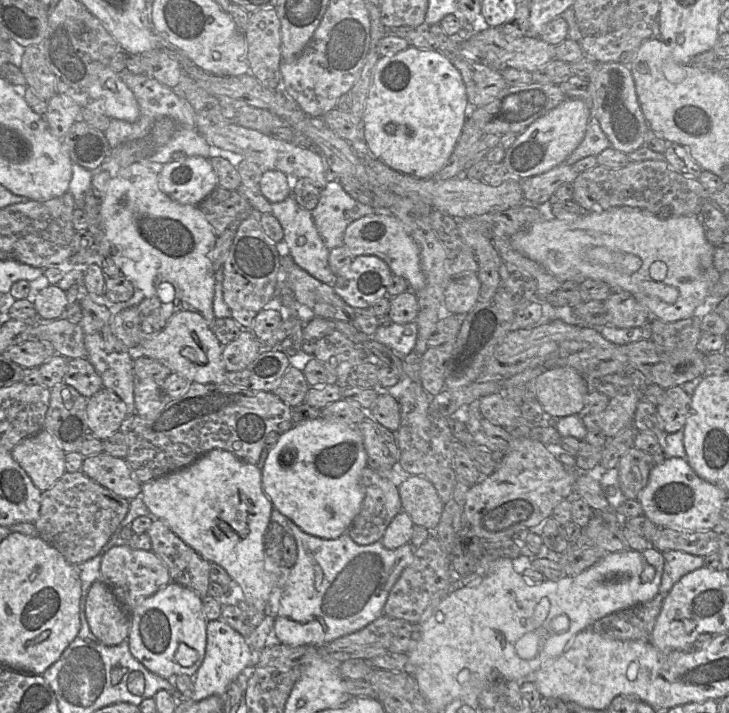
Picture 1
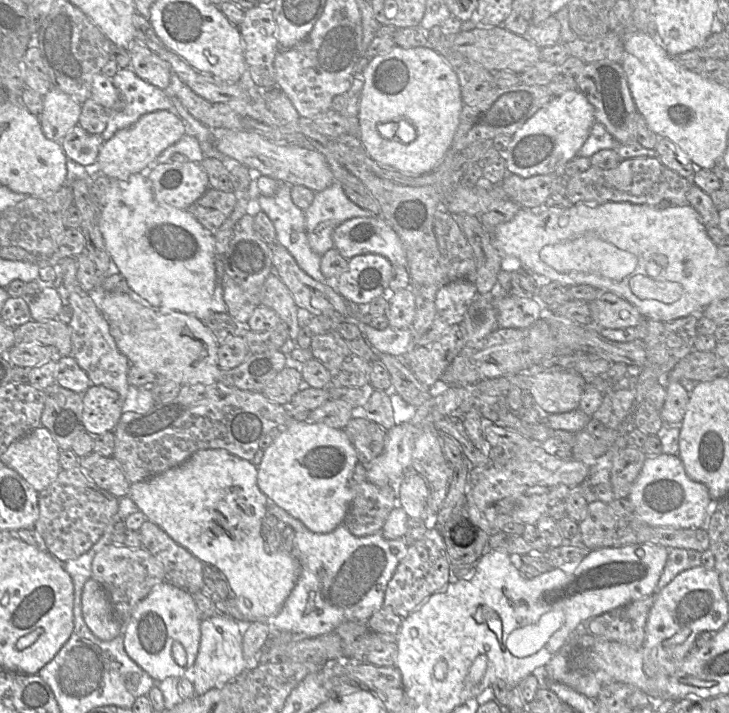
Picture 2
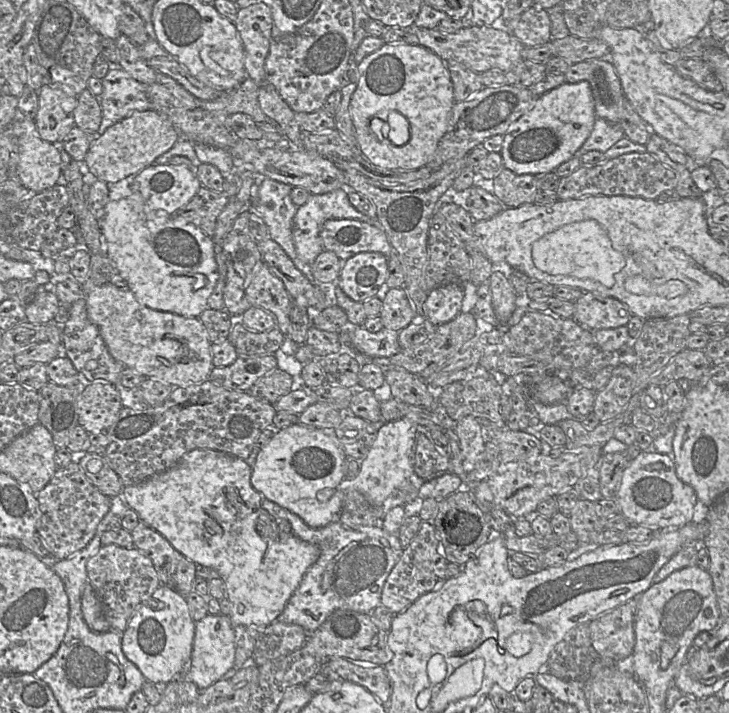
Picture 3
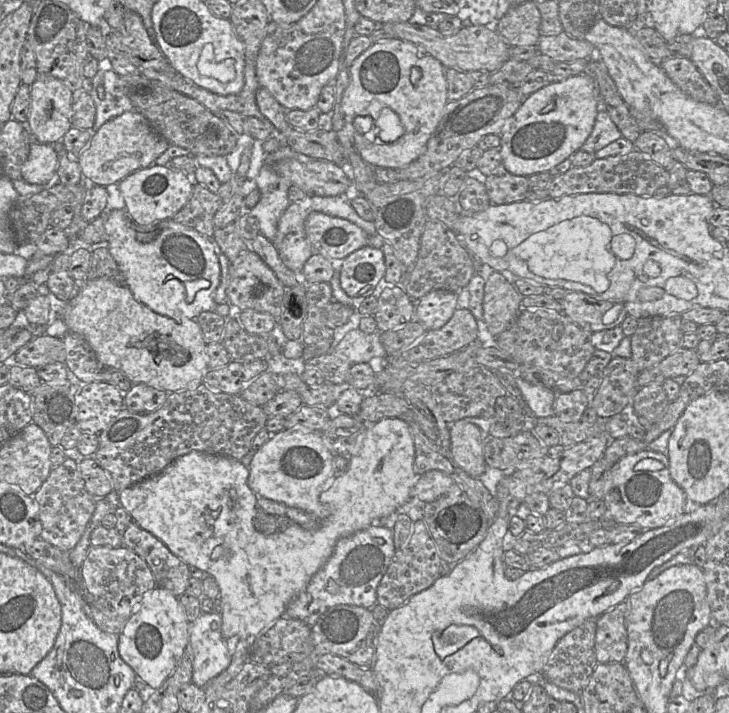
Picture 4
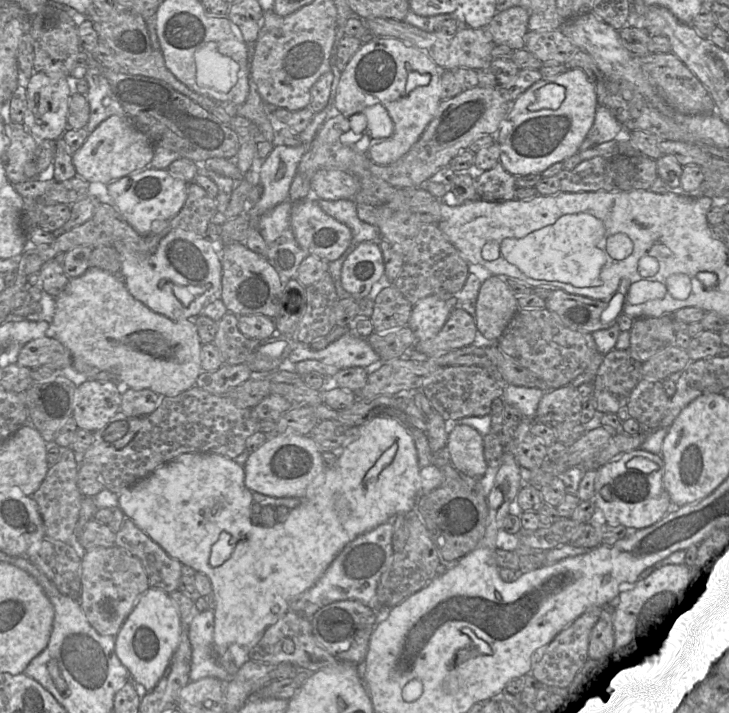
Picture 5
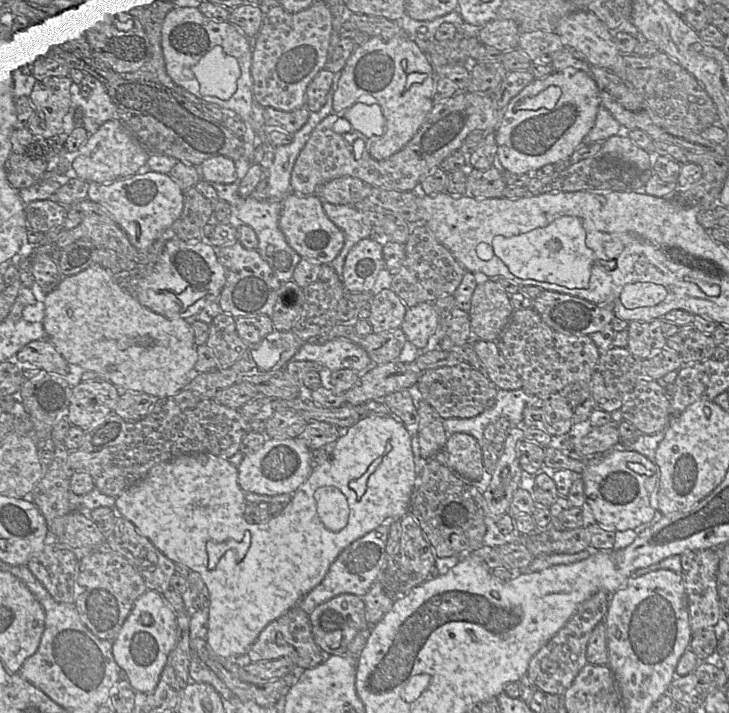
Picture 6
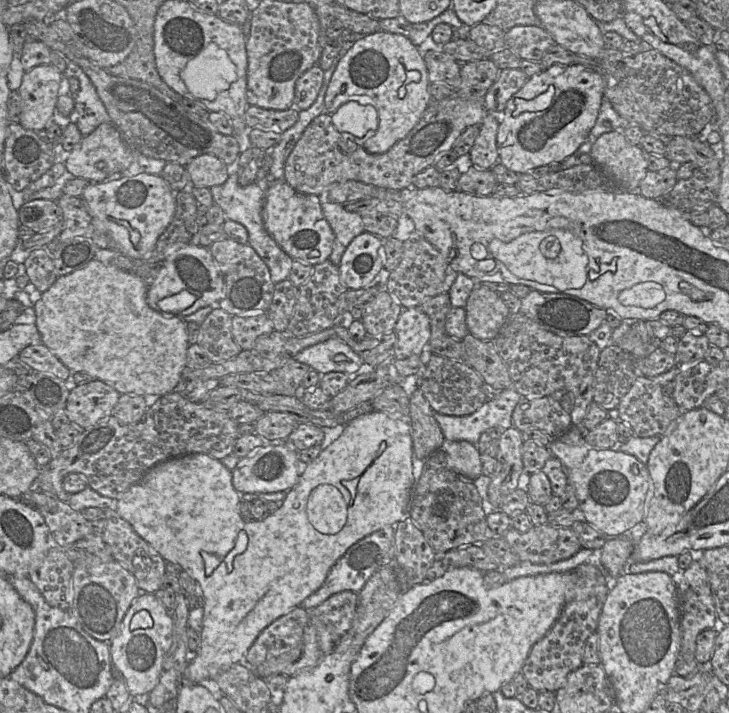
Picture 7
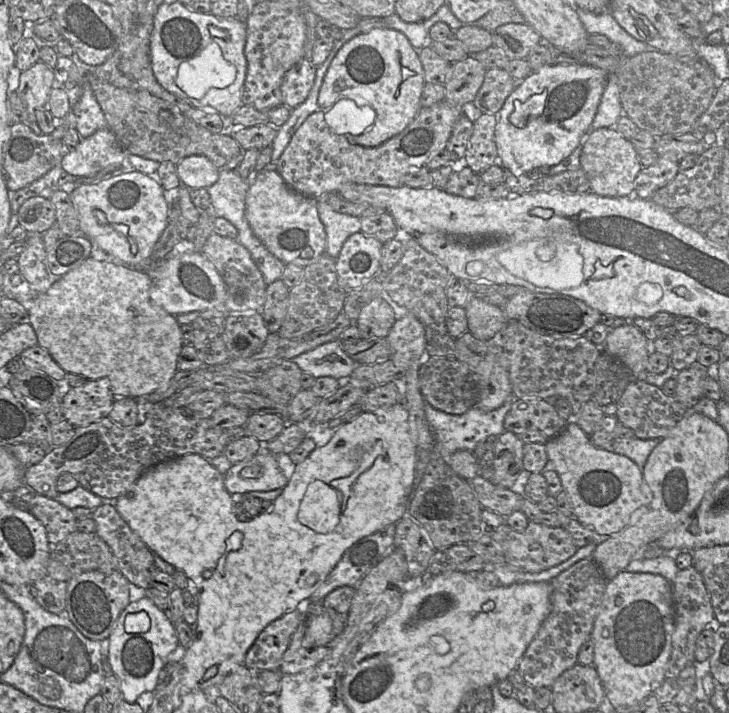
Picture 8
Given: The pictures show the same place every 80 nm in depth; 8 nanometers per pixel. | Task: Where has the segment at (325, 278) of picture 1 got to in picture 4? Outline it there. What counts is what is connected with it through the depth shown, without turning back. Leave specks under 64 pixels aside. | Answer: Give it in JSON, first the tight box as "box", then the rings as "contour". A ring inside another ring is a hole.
{"box":[249,144,297,241],"contour":[[[283,144],[276,151],[265,154],[264,164],[256,178],[260,191],[259,202],[249,210],[260,227],[260,233],[273,241],[276,236],[279,219],[290,204],[288,199],[290,182],[274,171],[278,161],[297,156],[288,145]]]}

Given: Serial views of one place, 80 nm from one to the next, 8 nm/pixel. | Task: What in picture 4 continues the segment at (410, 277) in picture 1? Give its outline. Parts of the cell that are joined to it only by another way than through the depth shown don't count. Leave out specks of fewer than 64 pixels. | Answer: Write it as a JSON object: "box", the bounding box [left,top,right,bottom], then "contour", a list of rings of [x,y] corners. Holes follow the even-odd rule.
{"box":[305,212,371,262],"contour":[[[311,212],[305,221],[305,231],[314,253],[341,262],[354,251],[371,245],[371,238],[354,223],[326,215]]]}

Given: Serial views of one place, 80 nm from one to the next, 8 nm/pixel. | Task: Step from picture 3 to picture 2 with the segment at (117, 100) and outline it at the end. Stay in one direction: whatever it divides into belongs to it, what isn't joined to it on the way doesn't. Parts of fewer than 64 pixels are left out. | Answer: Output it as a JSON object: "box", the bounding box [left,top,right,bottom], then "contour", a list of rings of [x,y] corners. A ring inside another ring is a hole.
{"box":[101,69,176,141],"contour":[[[119,69],[111,81],[120,94],[121,108],[108,111],[107,126],[101,134],[104,141],[134,124],[144,114],[160,110],[176,114],[165,91],[142,80],[131,69]]]}

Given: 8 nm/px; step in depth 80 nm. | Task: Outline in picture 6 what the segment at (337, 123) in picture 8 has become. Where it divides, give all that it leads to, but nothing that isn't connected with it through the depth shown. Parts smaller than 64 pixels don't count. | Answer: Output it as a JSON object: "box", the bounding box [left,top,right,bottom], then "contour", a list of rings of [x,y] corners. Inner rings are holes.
{"box":[333,103,385,138],"contour":[[[355,103],[343,112],[333,113],[345,118],[354,130],[368,138],[385,133],[385,118],[378,104]]]}

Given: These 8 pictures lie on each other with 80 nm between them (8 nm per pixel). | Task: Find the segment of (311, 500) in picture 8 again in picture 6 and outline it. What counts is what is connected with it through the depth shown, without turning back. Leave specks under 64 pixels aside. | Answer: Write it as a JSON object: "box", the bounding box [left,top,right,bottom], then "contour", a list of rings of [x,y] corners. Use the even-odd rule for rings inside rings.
{"box":[314,486,349,532],"contour":[[[323,486],[314,493],[318,517],[330,531],[338,532],[348,523],[349,504],[345,495],[334,486]]]}

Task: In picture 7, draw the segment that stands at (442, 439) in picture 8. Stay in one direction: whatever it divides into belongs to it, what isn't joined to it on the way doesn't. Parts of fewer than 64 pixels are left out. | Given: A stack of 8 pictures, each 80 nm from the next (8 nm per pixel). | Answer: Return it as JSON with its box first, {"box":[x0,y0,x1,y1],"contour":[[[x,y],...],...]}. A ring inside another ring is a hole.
{"box":[434,388,522,447],"contour":[[[510,388],[492,395],[489,389],[489,399],[477,411],[465,416],[450,416],[434,412],[434,417],[439,424],[446,441],[468,441],[477,447],[480,436],[490,428],[502,427],[508,429],[513,427],[512,413],[521,400],[522,396],[515,389]]]}

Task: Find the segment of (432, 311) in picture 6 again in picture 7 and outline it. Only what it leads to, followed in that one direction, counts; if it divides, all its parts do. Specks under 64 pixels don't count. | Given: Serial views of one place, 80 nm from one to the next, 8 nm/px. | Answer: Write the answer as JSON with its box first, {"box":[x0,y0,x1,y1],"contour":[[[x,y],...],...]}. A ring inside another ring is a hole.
{"box":[394,306,430,359],"contour":[[[420,306],[404,308],[394,332],[397,336],[394,358],[405,359],[412,355],[421,356],[424,351],[429,351],[430,319]]]}

